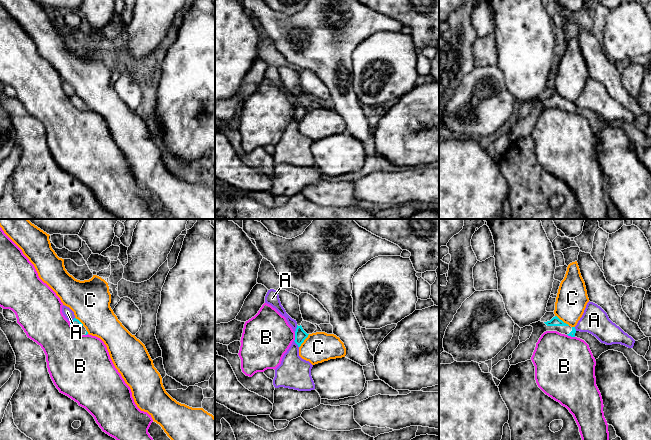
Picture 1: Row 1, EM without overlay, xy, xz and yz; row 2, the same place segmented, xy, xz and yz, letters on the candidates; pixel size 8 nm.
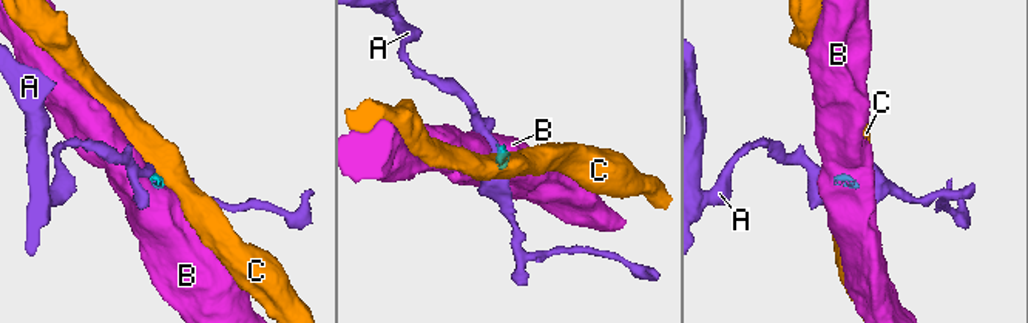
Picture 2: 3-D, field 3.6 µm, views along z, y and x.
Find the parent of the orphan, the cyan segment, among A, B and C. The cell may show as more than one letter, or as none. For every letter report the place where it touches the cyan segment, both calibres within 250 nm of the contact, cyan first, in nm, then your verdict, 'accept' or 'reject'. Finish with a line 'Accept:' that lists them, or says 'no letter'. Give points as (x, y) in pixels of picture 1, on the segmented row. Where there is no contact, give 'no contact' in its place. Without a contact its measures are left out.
A: meets cyan in xz at (296, 328); 100 nm thick on the cyan side, 70 nm on the other; reject
B: meets cyan in xz at (295, 336); 100 nm thick on the cyan side, 400 nm on the other; reject
C: meets cyan in yz at (561, 320); 80 nm thick on the cyan side, 240 nm on the other; reject
Accept: no letter

